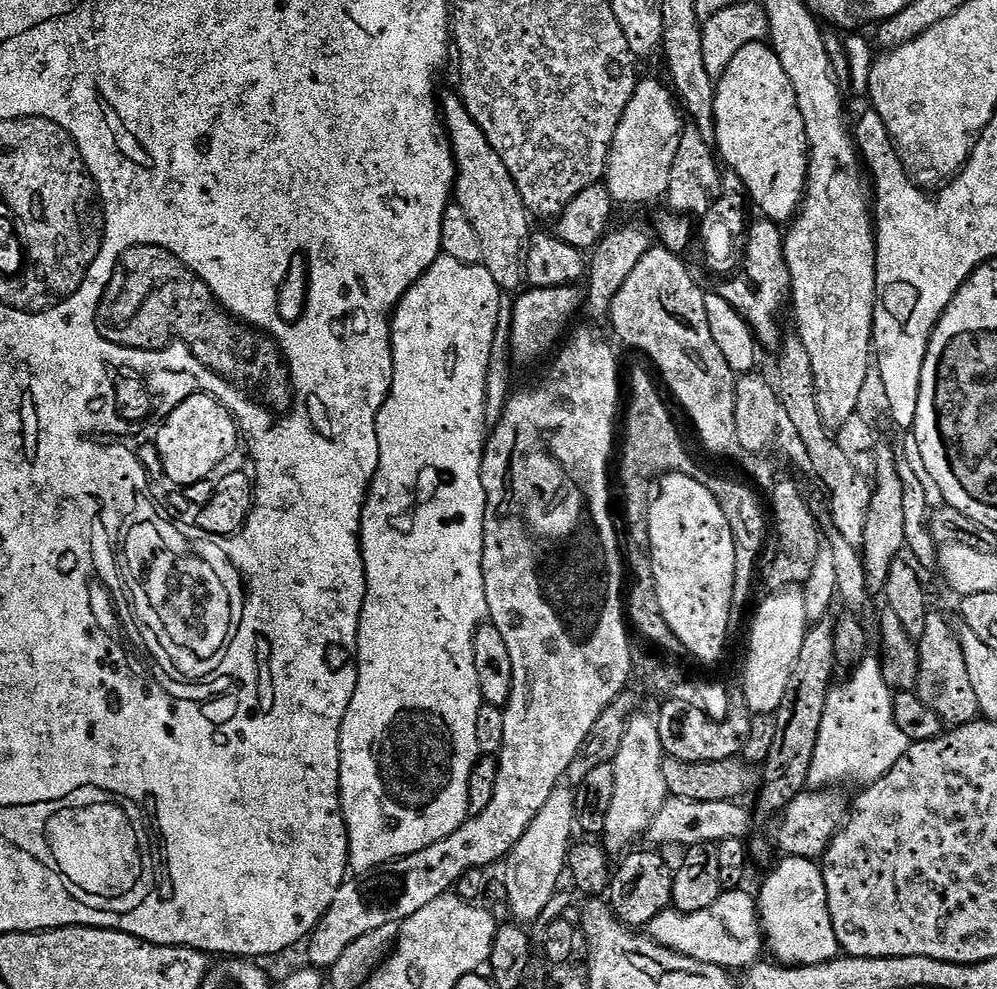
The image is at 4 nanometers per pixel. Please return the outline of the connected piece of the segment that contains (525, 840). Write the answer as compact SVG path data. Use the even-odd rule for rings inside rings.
M561 786L554 790L554 794L550 794L550 798L546 798L546 806L542 806L542 810L538 810L538 814L534 818L534 822L530 822L530 826L526 830L526 834L522 834L522 838L518 838L518 842L508 853L503 861L504 868L504 896L508 899L508 908L513 912L515 919L520 922L535 922L540 917L542 910L546 910L550 898L554 898L554 894L561 887L560 879L565 879L566 869L568 867L568 850L573 843L572 828L577 827L576 818L576 792L571 787Z

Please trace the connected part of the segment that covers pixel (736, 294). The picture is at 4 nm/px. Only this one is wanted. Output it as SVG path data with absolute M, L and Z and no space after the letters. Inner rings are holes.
M760 218L756 225L754 223L747 229L747 239L750 242L751 253L748 259L746 275L743 279L736 279L724 288L720 295L734 306L742 314L742 318L752 328L757 341L761 345L779 345L782 340L780 332L780 315L784 308L789 307L792 295L792 279L788 263L784 257L785 233L781 225L767 219Z

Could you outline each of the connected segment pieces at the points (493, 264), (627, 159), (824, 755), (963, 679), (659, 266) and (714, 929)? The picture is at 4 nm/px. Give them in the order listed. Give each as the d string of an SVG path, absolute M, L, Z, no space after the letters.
M452 94L445 100L443 97L442 119L448 130L448 139L452 142L452 154L456 158L455 203L466 210L470 222L474 222L478 242L482 242L482 263L486 270L490 270L490 278L494 278L501 293L519 293L525 283L524 253L530 235L530 213L522 202L522 194L518 194L518 186L514 186L510 170L506 170L494 146L486 142L486 134L482 134L474 118L470 118L459 95Z
M641 79L636 85L630 106L626 106L622 122L618 124L606 173L608 192L617 205L644 204L659 196L660 199L667 197L670 166L674 166L686 120L673 89L665 84L660 80Z
M866 656L859 664L849 673L850 678L842 683L840 686L835 685L828 693L826 710L823 711L822 716L822 726L819 727L818 741L815 743L814 757L810 766L810 774L808 775L807 785L814 790L824 790L833 786L842 786L840 784L844 782L852 782L854 784L860 784L859 786L867 786L873 784L874 781L880 780L882 777L889 772L889 770L894 768L894 763L898 762L902 755L906 754L906 750L912 743L906 738L906 734L902 730L898 729L897 720L894 718L893 714L893 691L886 684L882 672L881 661L876 657L876 659L871 658L871 656Z
M936 610L929 611L926 620L926 630L918 640L920 655L920 675L917 678L916 687L920 700L926 702L928 706L934 709L941 720L947 725L959 726L970 724L981 715L977 695L974 694L973 685L970 682L969 673L966 670L966 659L963 658L963 646L958 632L948 625L948 620L944 616L939 616Z
M653 246L634 266L630 278L622 282L622 290L618 290L618 298L614 298L614 306L610 317L610 325L620 335L624 344L645 352L660 367L664 380L670 391L676 395L678 403L684 407L686 415L692 419L700 440L712 452L728 452L737 447L736 442L736 382L737 373L732 371L730 362L722 354L718 342L714 342L714 334L710 334L710 322L706 319L706 292L697 284L690 274L688 265L673 249L667 246Z
M744 890L721 891L714 906L706 906L706 910L658 913L646 925L646 932L663 948L729 970L743 970L757 963L761 959L760 951L763 953L766 948L757 901L753 897L751 900Z

